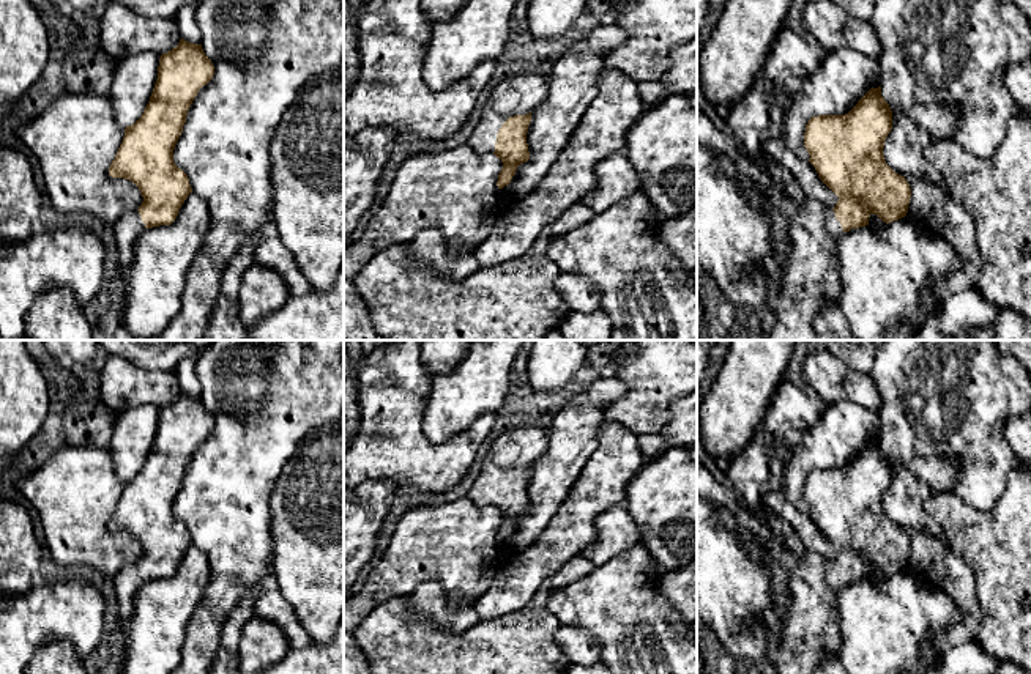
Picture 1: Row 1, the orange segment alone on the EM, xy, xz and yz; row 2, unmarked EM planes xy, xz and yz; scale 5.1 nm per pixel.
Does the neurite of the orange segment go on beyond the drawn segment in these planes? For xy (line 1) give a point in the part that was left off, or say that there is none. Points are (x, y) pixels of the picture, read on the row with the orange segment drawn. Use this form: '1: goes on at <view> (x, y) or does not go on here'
1: goes on at xy (130, 225)

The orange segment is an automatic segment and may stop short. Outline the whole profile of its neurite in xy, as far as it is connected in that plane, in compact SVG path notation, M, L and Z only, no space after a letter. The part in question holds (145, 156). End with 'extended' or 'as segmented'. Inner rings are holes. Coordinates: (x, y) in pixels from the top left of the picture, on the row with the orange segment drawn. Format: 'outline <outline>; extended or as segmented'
outline M181 38L177 47L161 55L150 101L142 117L125 129L109 175L132 181L143 202L114 225L123 276L131 269L137 236L145 228L170 225L192 192L188 175L173 162L173 150L194 98L213 74L214 66L202 44Z; extended

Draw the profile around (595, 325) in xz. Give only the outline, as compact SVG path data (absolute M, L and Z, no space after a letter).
M604 309L571 310L558 329L564 340L612 340L612 321Z

